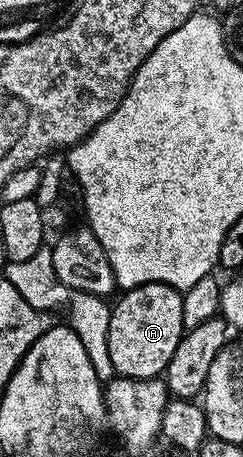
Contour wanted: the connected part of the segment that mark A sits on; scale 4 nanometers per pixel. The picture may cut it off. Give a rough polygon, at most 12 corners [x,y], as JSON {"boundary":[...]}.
{"boundary":[[127,289],[111,307],[118,376],[157,379],[186,329],[182,292]]}

